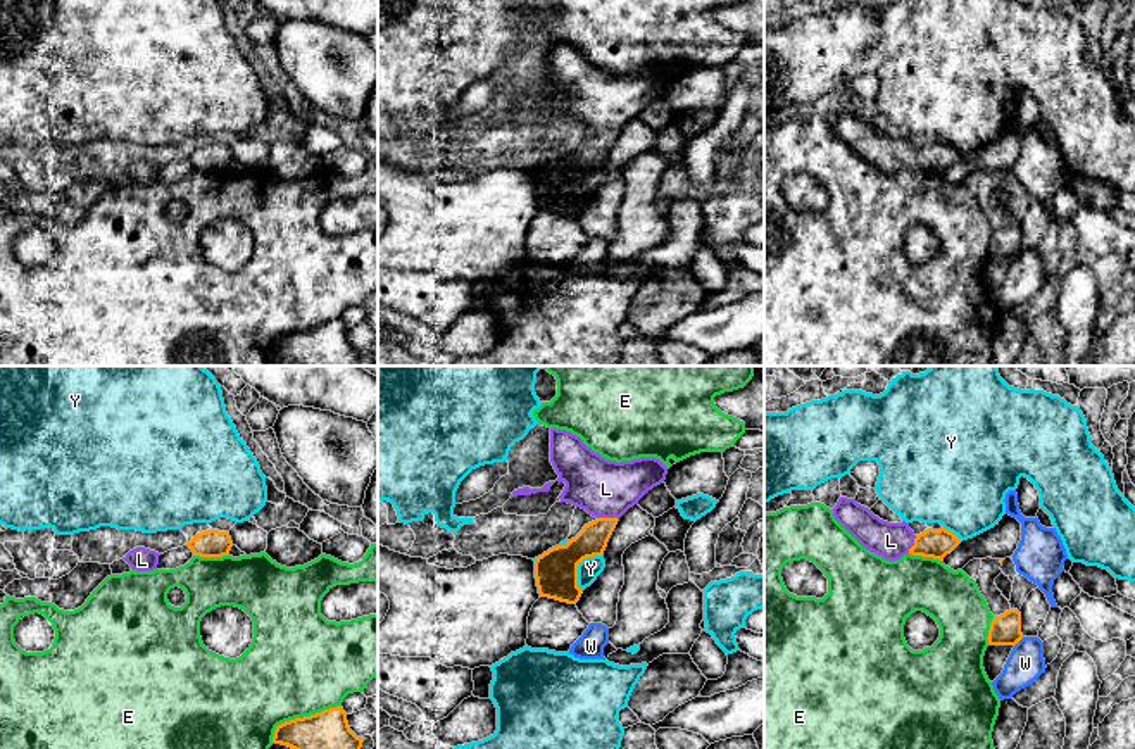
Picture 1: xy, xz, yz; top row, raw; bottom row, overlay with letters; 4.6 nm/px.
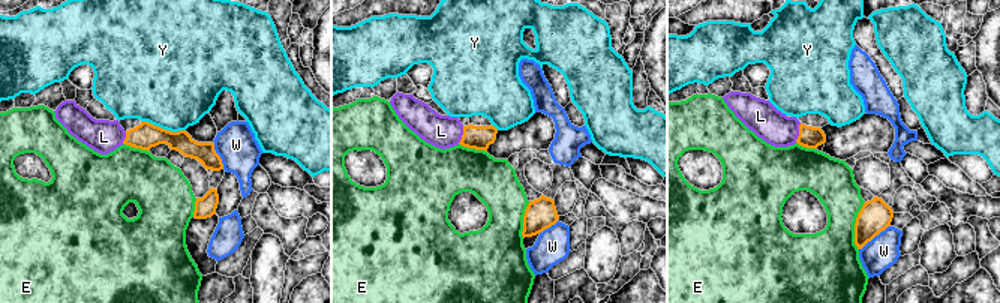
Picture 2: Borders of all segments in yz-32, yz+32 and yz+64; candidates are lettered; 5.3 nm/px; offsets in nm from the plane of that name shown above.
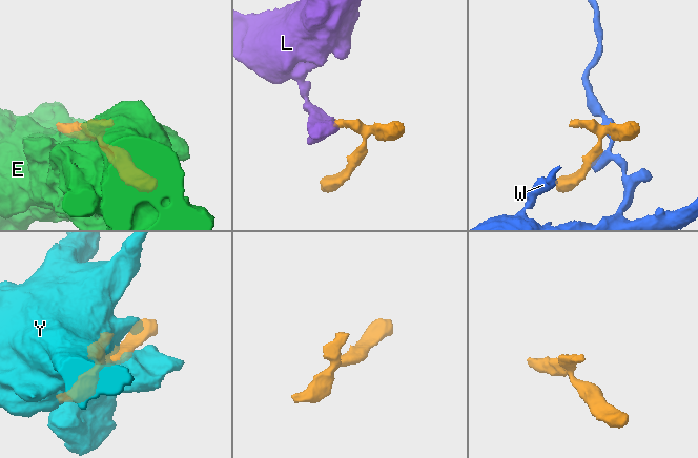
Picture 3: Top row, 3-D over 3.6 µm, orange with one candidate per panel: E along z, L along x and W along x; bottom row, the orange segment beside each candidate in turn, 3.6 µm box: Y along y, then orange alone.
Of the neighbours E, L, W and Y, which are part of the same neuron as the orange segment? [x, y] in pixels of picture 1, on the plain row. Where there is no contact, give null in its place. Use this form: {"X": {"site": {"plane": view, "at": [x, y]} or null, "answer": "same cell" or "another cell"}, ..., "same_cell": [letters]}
{"E": {"site": {"plane": "xy", "at": [300, 332]}, "answer": "another cell"}, "L": {"site": {"plane": "xz", "at": [608, 132]}, "answer": "same cell"}, "W": {"site": {"plane": "yz", "at": [1018, 254]}, "answer": "another cell"}, "Y": {"site": {"plane": "xz", "at": [576, 180]}, "answer": "another cell"}, "same_cell": ["L"]}

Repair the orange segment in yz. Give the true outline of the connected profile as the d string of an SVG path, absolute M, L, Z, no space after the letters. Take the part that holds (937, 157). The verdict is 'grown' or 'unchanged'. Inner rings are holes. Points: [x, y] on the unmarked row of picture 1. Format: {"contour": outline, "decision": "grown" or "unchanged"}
{"contour": "M840 110L833 129L862 160L887 174L897 174L906 167L944 174L963 155L945 142L928 142L916 148L909 136L883 135L856 112Z", "decision": "grown"}

